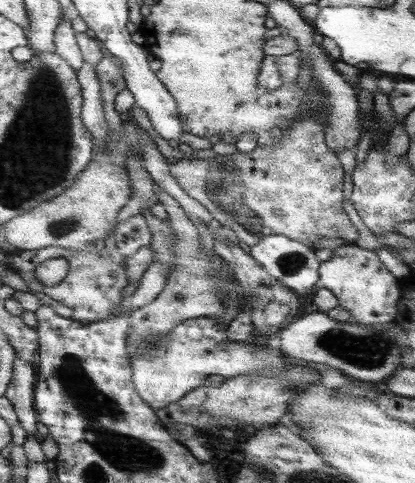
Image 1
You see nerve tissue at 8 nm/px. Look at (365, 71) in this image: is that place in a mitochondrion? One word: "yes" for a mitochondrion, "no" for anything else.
no

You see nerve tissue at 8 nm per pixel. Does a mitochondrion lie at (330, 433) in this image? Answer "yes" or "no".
no

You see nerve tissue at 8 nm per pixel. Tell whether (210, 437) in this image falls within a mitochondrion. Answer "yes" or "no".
no

